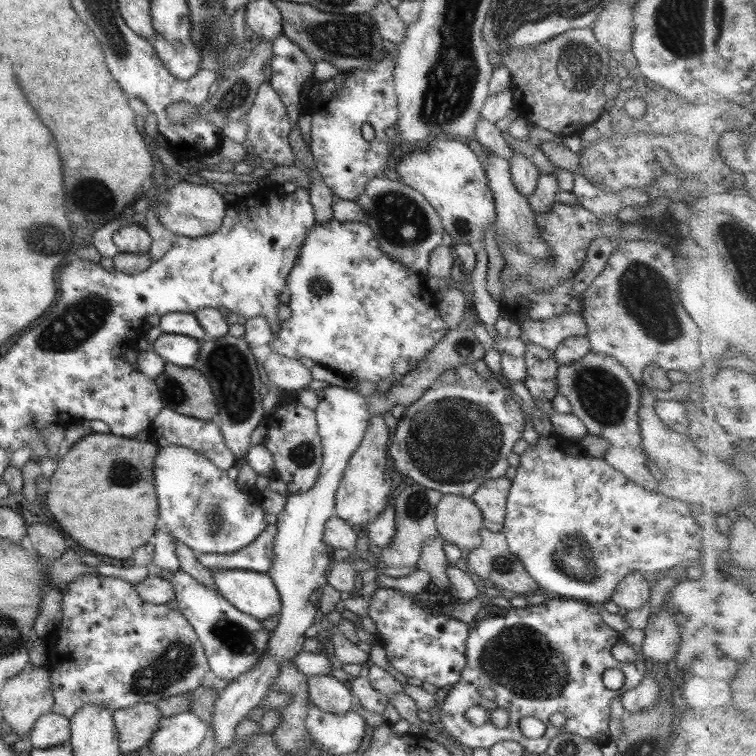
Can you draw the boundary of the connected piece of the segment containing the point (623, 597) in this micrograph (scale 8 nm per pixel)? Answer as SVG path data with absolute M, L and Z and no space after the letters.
M636 571L631 573L622 578L622 582L618 584L610 600L620 606L622 613L640 608L650 599L651 595L652 584L642 576L643 572L640 574L636 574Z

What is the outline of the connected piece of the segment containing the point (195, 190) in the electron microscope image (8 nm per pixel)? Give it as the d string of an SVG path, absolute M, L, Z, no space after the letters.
M181 181L170 189L162 188L161 193L152 197L155 200L156 214L164 228L172 230L176 235L187 238L199 238L216 232L223 223L227 205L224 193L214 187Z

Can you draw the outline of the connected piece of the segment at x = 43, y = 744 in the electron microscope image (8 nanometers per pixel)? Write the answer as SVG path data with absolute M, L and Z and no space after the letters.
M52 711L36 721L29 735L32 746L41 749L60 746L70 738L71 721Z

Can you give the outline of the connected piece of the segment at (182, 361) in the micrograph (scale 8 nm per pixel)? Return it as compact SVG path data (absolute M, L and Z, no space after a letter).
M162 333L151 347L168 363L193 367L198 360L202 342L186 335Z

